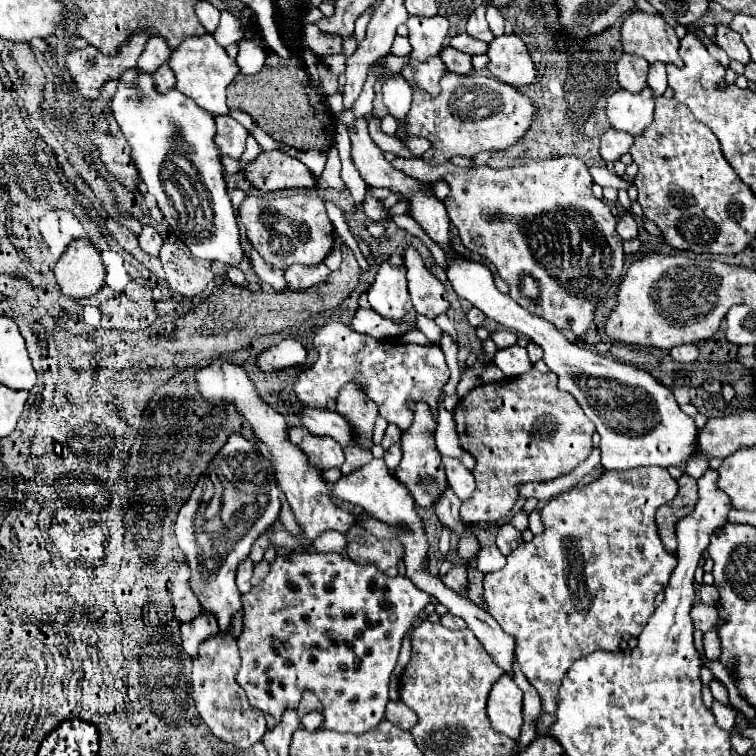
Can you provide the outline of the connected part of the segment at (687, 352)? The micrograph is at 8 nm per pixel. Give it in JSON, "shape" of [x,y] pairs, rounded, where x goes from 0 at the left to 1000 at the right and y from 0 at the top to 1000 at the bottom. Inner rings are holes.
{"shape":[[[901,455],[901,458],[888,460],[885,468],[896,479],[919,479],[922,471],[925,471],[925,463],[922,463],[919,455]]]}

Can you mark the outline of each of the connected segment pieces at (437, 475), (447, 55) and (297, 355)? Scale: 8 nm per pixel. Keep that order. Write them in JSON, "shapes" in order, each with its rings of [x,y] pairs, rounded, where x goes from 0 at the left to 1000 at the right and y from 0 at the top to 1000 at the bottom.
{"shapes":[[[[552,532],[546,537],[546,545],[549,545],[546,561],[541,563],[541,569],[533,571],[533,579],[529,582],[530,593],[533,593],[533,608],[525,616],[520,630],[541,648],[549,667],[573,669],[578,664],[578,659],[589,651],[589,643],[594,643],[589,622],[583,616],[583,601],[578,598],[575,579],[573,579],[578,558],[573,556],[573,548],[570,548],[567,537],[562,537],[562,532]]],[[[586,63],[581,74],[583,74],[583,79],[586,79],[586,85],[591,87],[594,95],[618,101],[618,98],[623,98],[623,93],[626,93],[626,87],[623,87],[623,74],[620,74],[620,71],[612,71],[612,69],[599,66],[599,63]]],[[[374,447],[369,455],[358,458],[356,463],[348,463],[340,476],[348,492],[361,492],[361,489],[398,481],[403,479],[403,474],[406,474],[406,466],[393,450]]]]}

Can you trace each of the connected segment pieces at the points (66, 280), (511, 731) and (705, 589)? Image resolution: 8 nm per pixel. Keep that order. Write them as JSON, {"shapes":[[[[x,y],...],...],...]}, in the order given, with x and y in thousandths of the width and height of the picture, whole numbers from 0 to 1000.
{"shapes":[[[[112,315],[97,317],[73,349],[73,370],[81,386],[99,397],[134,384],[139,357],[128,328]]],[[[663,894],[647,915],[644,947],[660,971],[687,976],[692,958],[692,915],[673,894]]],[[[930,771],[926,776],[926,788],[929,795],[931,795],[930,798],[935,800],[946,800],[951,794],[951,783],[944,774]]]]}

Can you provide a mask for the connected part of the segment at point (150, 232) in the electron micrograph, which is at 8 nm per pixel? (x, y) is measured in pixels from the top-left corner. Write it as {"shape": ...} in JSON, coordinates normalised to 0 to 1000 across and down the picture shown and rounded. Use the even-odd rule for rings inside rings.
{"shape":[[[189,299],[189,307],[184,310],[184,325],[187,325],[187,331],[194,333],[197,339],[208,339],[213,323],[216,323],[216,315],[200,299]]]}

